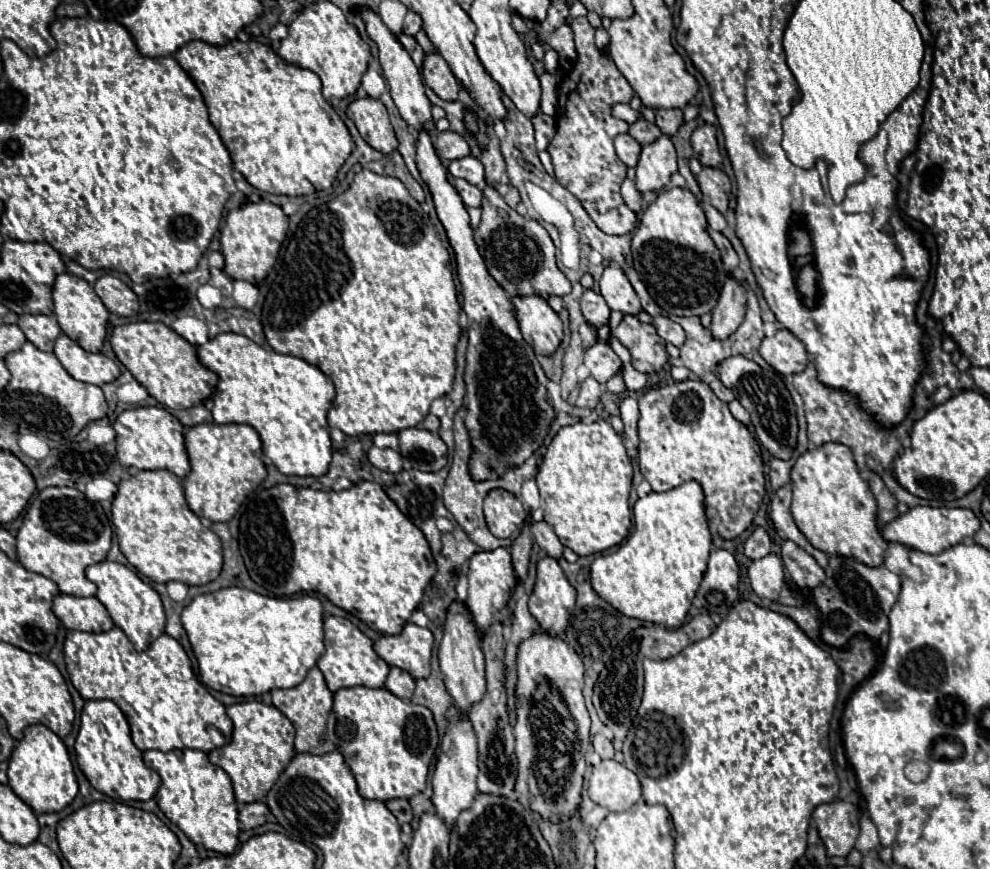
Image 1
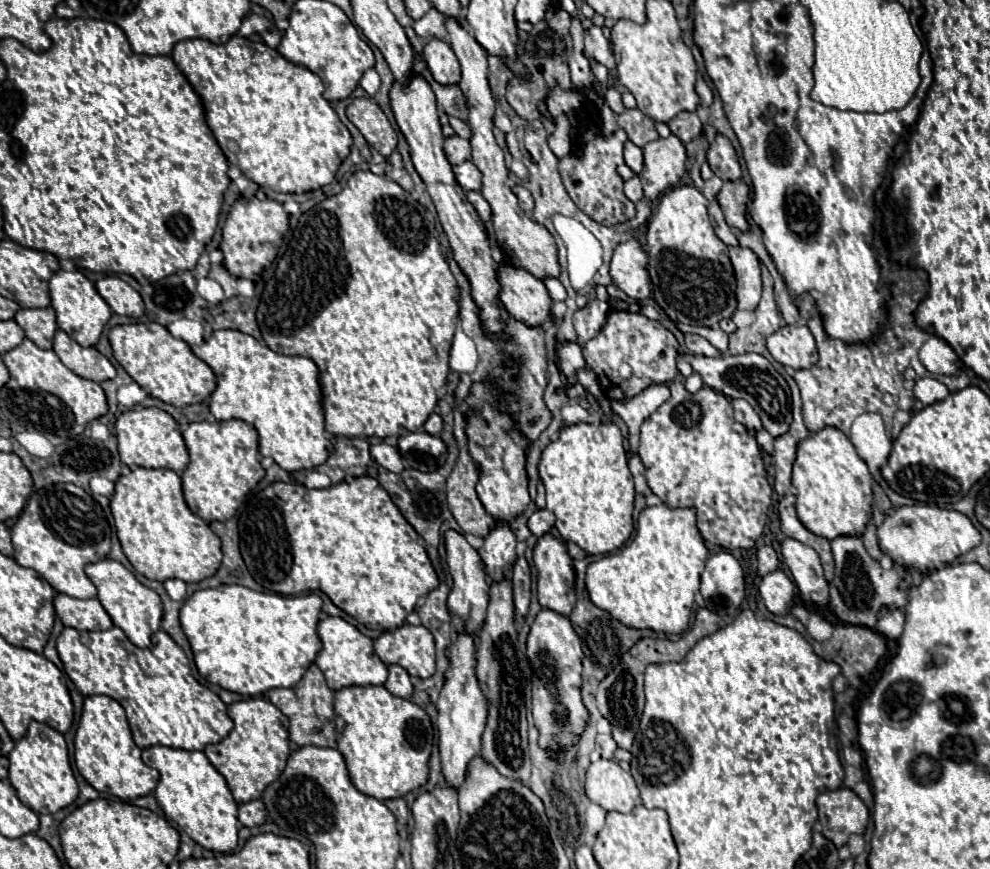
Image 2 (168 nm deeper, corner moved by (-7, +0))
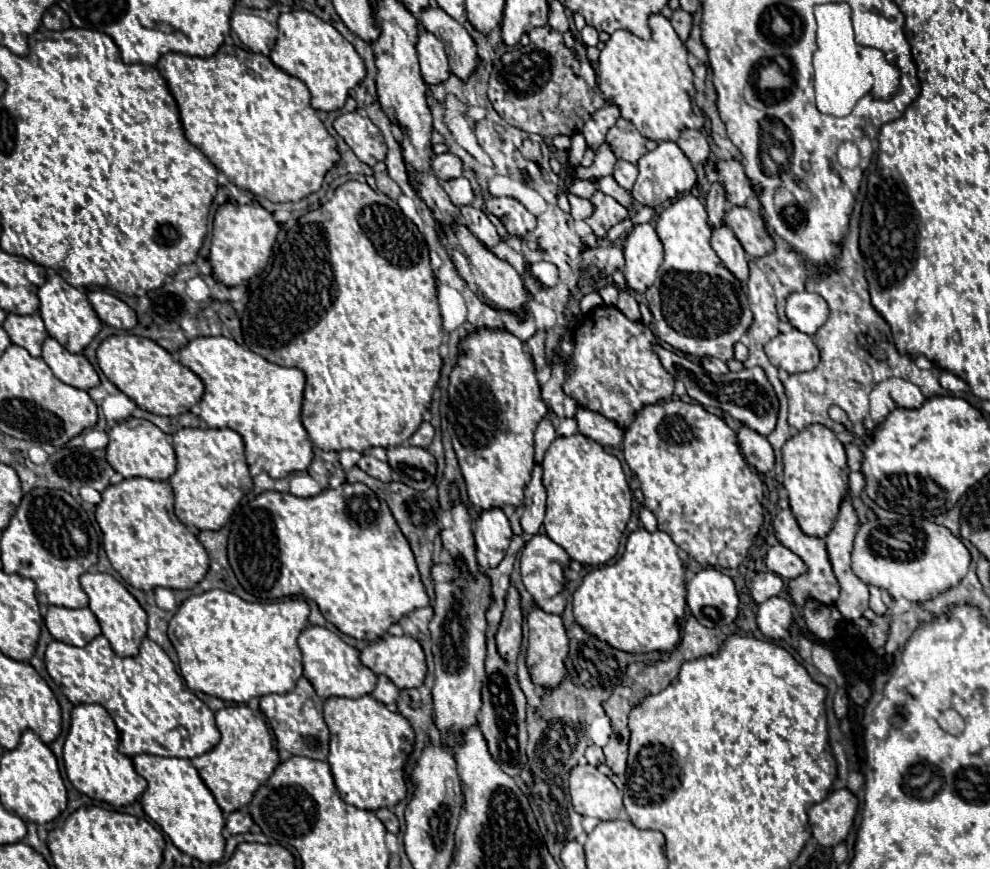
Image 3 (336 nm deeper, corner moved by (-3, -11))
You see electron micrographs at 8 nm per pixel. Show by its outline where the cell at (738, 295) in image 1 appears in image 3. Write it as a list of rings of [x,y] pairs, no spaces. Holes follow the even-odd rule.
[[[722,222],[718,228],[712,230],[712,248],[718,254],[718,258],[724,262],[724,266],[742,282],[746,284],[748,278],[748,260],[742,244],[734,236],[732,228]]]

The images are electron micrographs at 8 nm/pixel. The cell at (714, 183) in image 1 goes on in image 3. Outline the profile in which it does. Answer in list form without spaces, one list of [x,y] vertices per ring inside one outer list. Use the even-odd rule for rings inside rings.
[[[734,206],[726,212],[726,224],[732,226],[736,238],[740,240],[742,248],[750,258],[762,258],[770,252],[774,252],[774,238],[770,236],[764,220],[760,214],[746,208],[746,206]]]

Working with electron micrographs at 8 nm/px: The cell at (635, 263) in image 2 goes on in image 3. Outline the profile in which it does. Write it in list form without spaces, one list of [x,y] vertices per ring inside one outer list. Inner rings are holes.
[[[636,224],[626,236],[624,244],[624,276],[628,288],[634,292],[644,292],[654,282],[654,276],[662,264],[662,256],[662,242],[654,224]]]

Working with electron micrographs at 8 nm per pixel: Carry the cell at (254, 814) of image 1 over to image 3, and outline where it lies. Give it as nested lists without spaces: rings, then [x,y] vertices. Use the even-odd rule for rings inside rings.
[[[248,810],[232,812],[226,818],[226,832],[228,834],[244,834],[250,830],[250,826],[252,826],[252,818],[250,818]]]

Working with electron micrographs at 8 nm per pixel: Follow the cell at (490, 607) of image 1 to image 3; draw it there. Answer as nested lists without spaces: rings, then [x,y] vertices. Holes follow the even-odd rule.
[[[502,508],[480,512],[480,516],[474,520],[474,538],[478,566],[482,570],[498,566],[512,538],[512,528]]]

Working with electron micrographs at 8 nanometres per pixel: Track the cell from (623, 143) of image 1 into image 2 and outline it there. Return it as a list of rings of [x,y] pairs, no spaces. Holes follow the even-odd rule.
[[[626,141],[624,143],[624,161],[634,173],[640,173],[642,171],[642,149],[636,147],[632,141]]]

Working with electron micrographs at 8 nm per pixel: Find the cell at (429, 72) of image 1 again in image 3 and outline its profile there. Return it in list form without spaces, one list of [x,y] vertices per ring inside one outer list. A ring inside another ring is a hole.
[[[420,32],[416,50],[418,50],[418,62],[426,84],[438,84],[450,76],[444,44],[434,34]]]

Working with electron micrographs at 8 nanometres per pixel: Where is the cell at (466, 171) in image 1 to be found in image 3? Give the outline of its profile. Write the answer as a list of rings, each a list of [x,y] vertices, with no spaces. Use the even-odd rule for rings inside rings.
[[[464,176],[454,178],[454,180],[446,180],[444,182],[444,190],[446,190],[448,198],[456,206],[466,206],[466,204],[472,204],[472,200],[474,200],[474,192],[472,192],[472,186],[470,186],[470,180],[464,178]]]

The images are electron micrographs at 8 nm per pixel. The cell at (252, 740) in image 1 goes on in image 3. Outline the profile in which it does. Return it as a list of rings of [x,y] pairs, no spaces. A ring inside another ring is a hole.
[[[236,704],[236,706],[226,706],[222,710],[216,712],[216,722],[218,722],[218,730],[222,734],[220,742],[206,754],[192,758],[194,768],[198,770],[200,778],[204,780],[204,784],[208,786],[208,790],[212,792],[212,796],[216,798],[216,804],[220,806],[220,810],[224,814],[230,814],[234,810],[240,810],[244,806],[250,804],[254,792],[258,790],[258,786],[262,786],[274,772],[274,768],[278,766],[278,752],[272,746],[272,736],[270,736],[270,728],[264,720],[264,716],[260,712],[250,710],[246,704]]]

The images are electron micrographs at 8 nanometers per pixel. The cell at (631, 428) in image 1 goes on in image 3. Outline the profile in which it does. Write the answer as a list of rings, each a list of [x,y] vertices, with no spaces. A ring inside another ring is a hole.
[[[640,506],[640,522],[642,522],[642,526],[648,530],[648,532],[656,532],[658,528],[656,528],[656,518],[654,518],[654,514],[646,508],[646,506]]]

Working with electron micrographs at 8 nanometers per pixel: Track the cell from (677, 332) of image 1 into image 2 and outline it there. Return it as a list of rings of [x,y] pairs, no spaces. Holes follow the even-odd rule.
[[[686,333],[684,335],[684,345],[694,355],[706,355],[706,357],[718,357],[720,355],[718,349],[714,349],[704,337],[700,337],[696,333]]]

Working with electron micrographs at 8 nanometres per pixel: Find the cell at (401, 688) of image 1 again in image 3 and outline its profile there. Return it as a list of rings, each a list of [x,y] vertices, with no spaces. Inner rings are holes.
[[[378,676],[378,684],[376,684],[374,692],[372,692],[372,696],[378,702],[392,708],[396,704],[396,700],[398,700],[398,694],[400,694],[400,690],[394,684],[390,684],[390,680],[386,680],[386,676]]]

